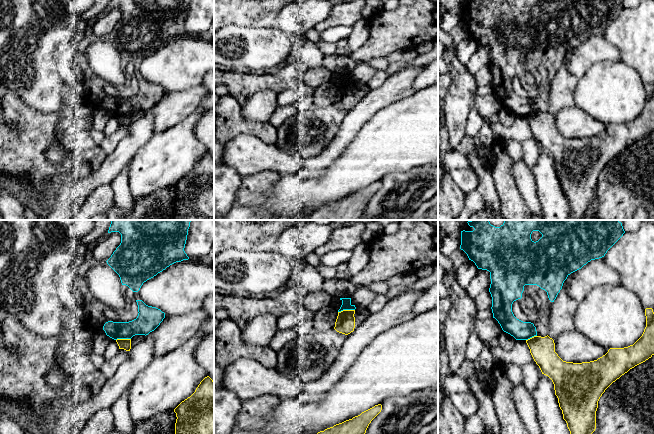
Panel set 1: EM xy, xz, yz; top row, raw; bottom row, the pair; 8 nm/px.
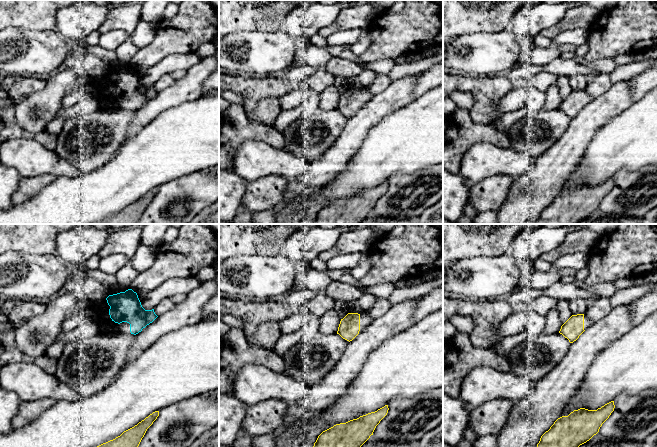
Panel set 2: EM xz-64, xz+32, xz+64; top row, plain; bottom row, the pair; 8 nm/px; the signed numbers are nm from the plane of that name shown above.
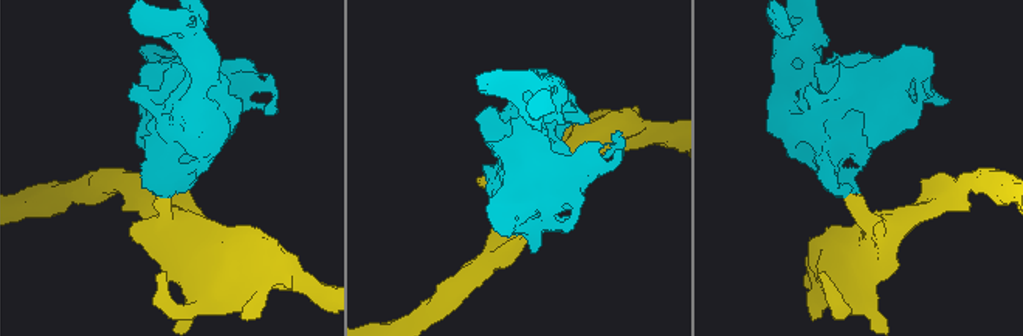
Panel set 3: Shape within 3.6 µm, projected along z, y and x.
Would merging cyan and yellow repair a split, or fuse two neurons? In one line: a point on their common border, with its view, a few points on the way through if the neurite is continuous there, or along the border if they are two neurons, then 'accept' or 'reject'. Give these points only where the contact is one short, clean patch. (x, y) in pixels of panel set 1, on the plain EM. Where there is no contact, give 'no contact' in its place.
contact xz (346, 85); border xz (354, 85), (343, 85), (338, 88); reject

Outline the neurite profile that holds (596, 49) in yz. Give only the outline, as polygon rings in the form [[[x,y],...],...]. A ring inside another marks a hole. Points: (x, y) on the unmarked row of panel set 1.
[[[604,33],[591,36],[567,53],[570,72],[578,79],[582,78],[592,65],[608,60],[621,60],[621,53],[607,40]]]

